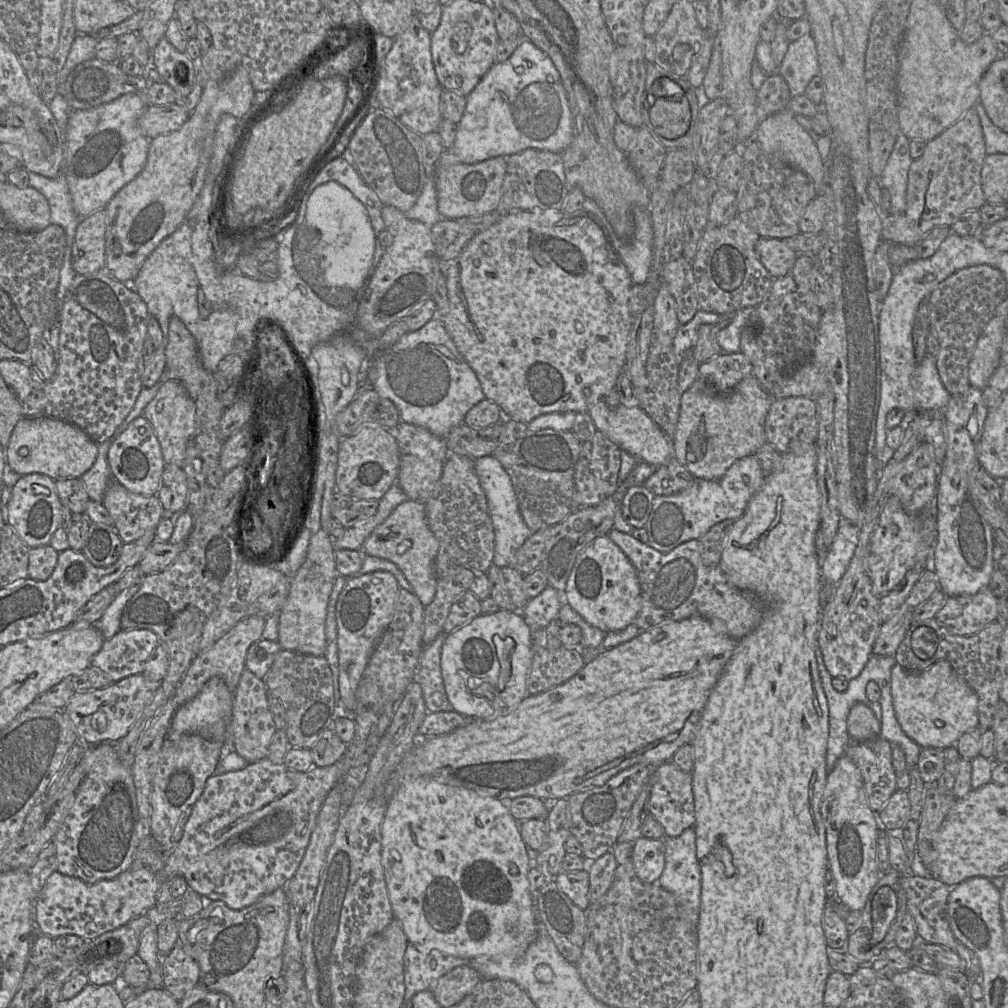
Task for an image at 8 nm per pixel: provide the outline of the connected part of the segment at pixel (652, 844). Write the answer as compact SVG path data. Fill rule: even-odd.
M640 837L633 843L632 862L637 877L655 884L665 867L665 845L662 839Z

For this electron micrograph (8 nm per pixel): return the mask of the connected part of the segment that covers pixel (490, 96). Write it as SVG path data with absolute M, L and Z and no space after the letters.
M524 39L512 55L502 63L494 63L466 97L466 107L453 145L444 149L438 168L452 164L475 164L493 157L509 157L526 149L562 153L573 139L573 118L560 74L547 53Z

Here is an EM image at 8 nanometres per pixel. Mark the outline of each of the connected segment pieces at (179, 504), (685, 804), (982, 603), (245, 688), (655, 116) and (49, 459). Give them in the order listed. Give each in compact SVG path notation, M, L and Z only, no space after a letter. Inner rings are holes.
M165 465L157 497L165 511L165 515L176 516L187 510L187 478L181 466Z
M671 761L664 762L653 768L650 785L649 813L661 824L665 836L677 837L686 829L694 828L692 773L682 771Z
M989 586L974 595L947 597L935 619L951 634L974 635L1000 620L998 600Z
M244 669L234 692L229 746L248 763L268 758L271 739L277 730L267 695L264 680L250 670Z
M685 94L657 97L650 107L650 122L655 132L666 139L676 139L686 133L691 109Z
M22 417L5 449L5 463L17 474L45 474L53 480L80 479L94 464L98 445L78 426L52 417Z

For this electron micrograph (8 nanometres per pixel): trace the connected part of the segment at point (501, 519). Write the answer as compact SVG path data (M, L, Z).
M492 455L479 457L474 460L475 472L483 488L488 504L495 534L495 551L493 564L503 568L513 562L513 557L523 543L533 534L524 522L517 495L512 481L502 464Z

